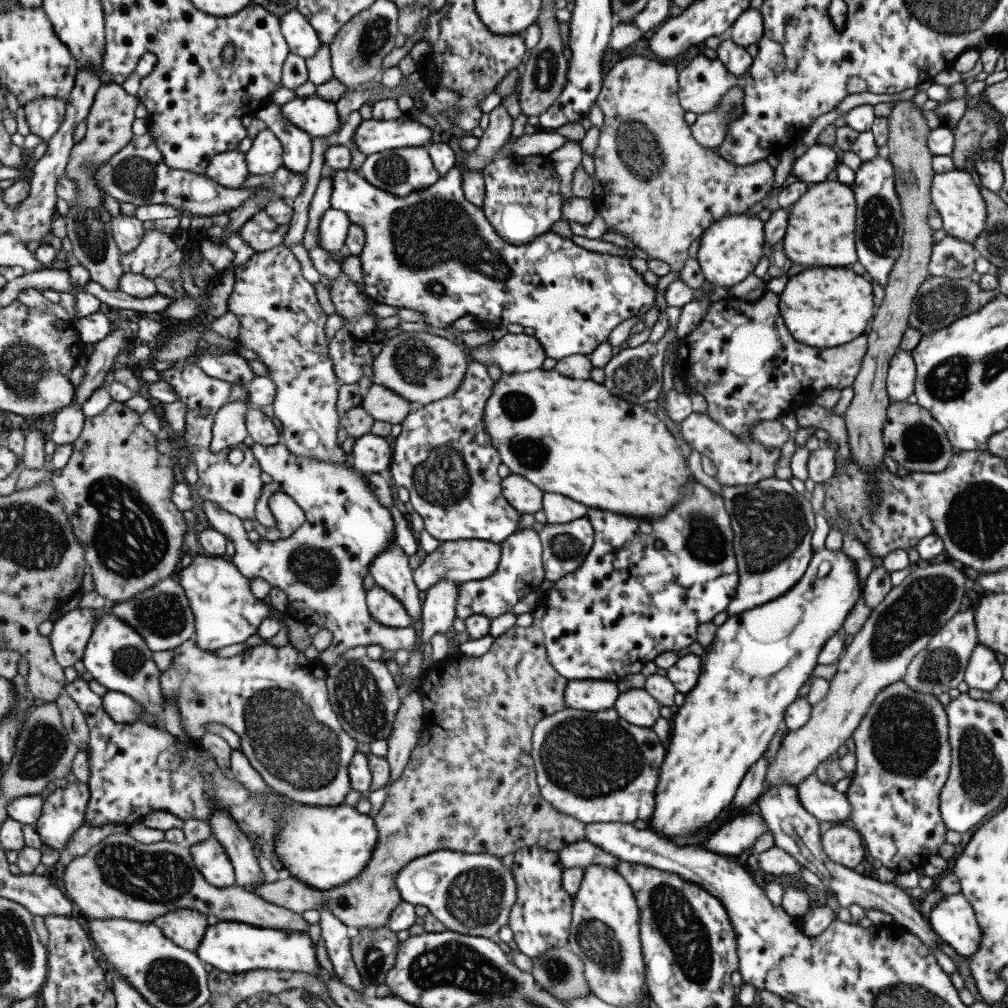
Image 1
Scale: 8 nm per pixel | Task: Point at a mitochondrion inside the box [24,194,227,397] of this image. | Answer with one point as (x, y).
(90, 230)

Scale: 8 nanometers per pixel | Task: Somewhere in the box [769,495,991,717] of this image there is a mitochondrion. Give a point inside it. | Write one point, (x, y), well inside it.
(918, 610)

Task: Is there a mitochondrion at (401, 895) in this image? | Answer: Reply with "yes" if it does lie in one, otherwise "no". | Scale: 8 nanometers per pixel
no

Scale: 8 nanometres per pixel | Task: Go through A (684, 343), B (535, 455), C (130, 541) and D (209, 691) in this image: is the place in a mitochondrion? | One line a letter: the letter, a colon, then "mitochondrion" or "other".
A: other
B: mitochondrion
C: mitochondrion
D: other

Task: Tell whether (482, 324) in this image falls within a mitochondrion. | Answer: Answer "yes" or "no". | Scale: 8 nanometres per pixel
no

